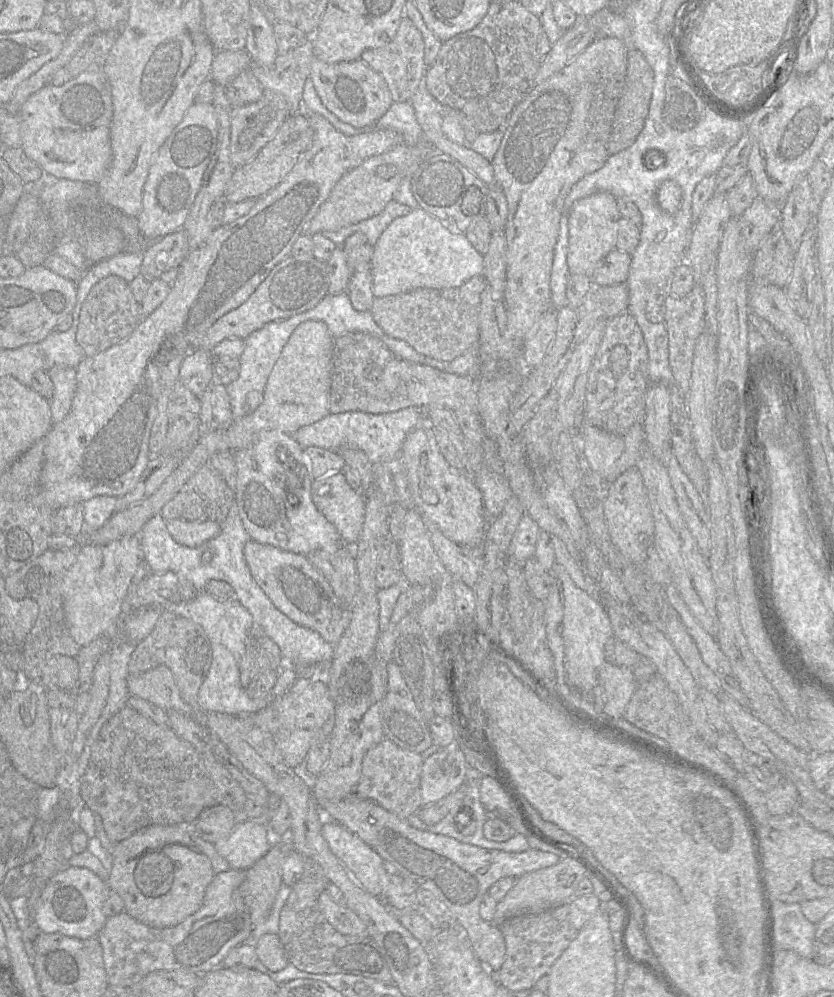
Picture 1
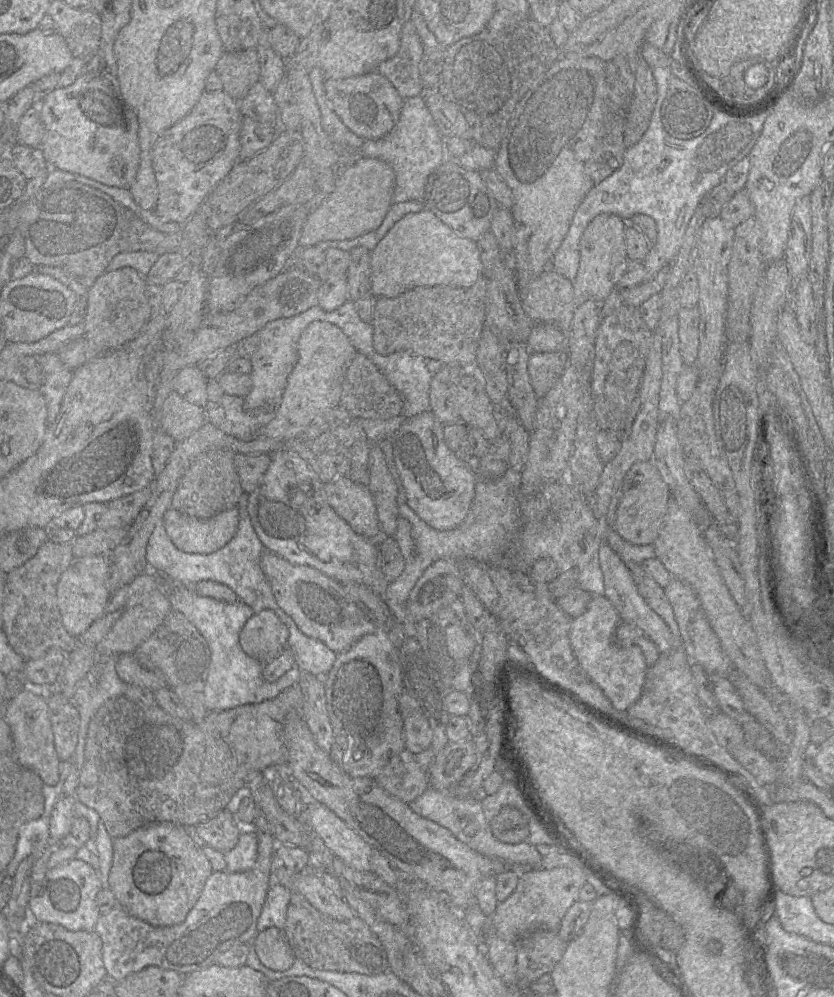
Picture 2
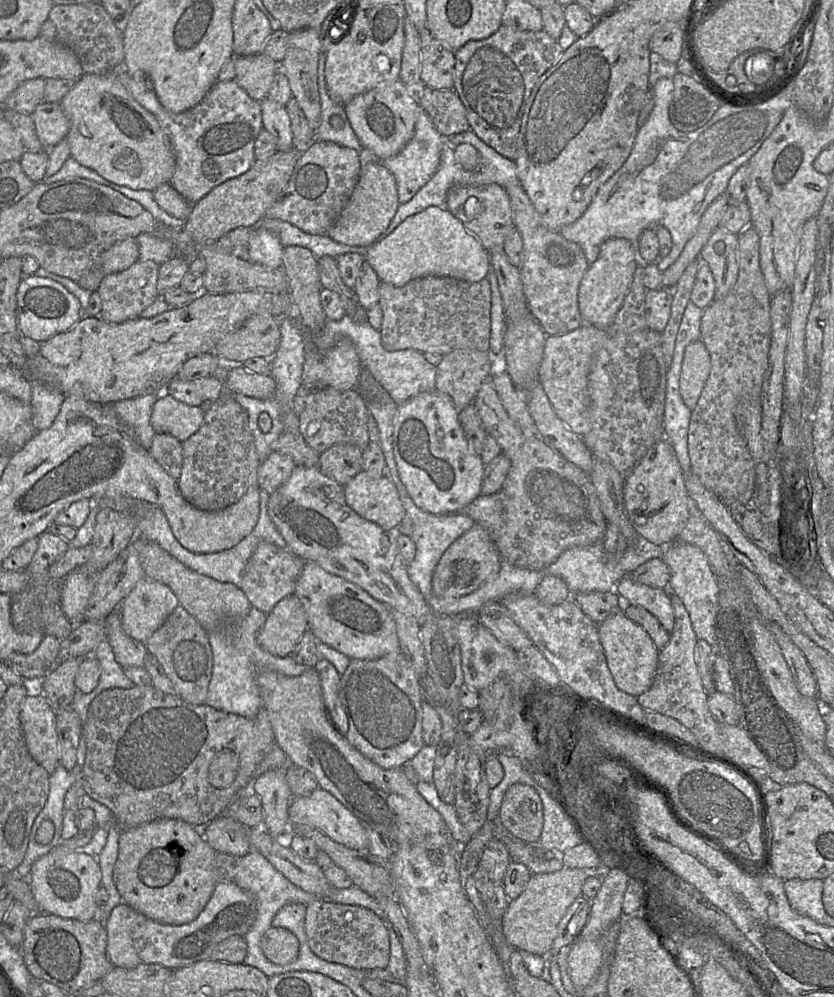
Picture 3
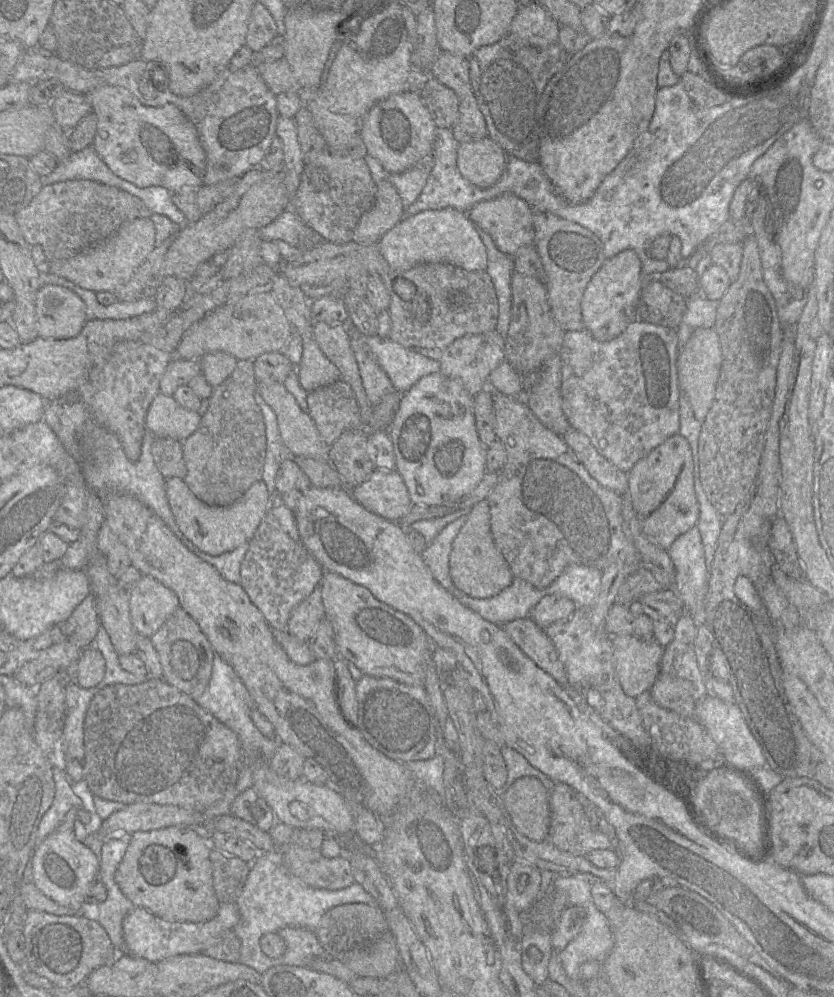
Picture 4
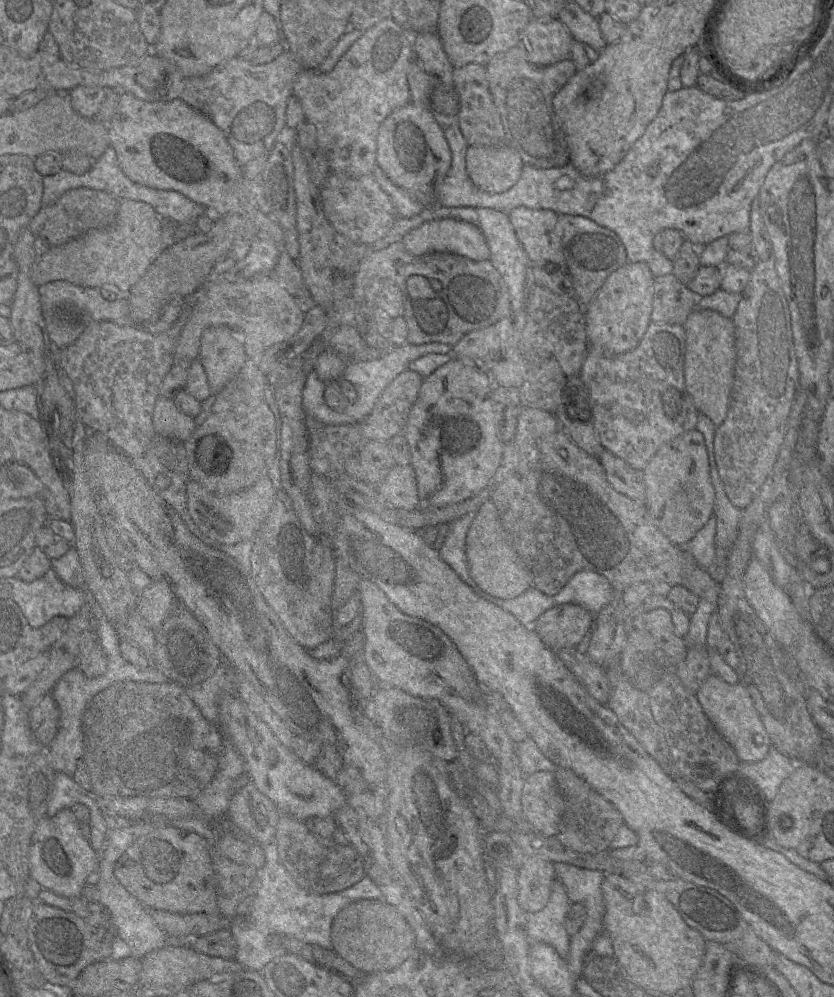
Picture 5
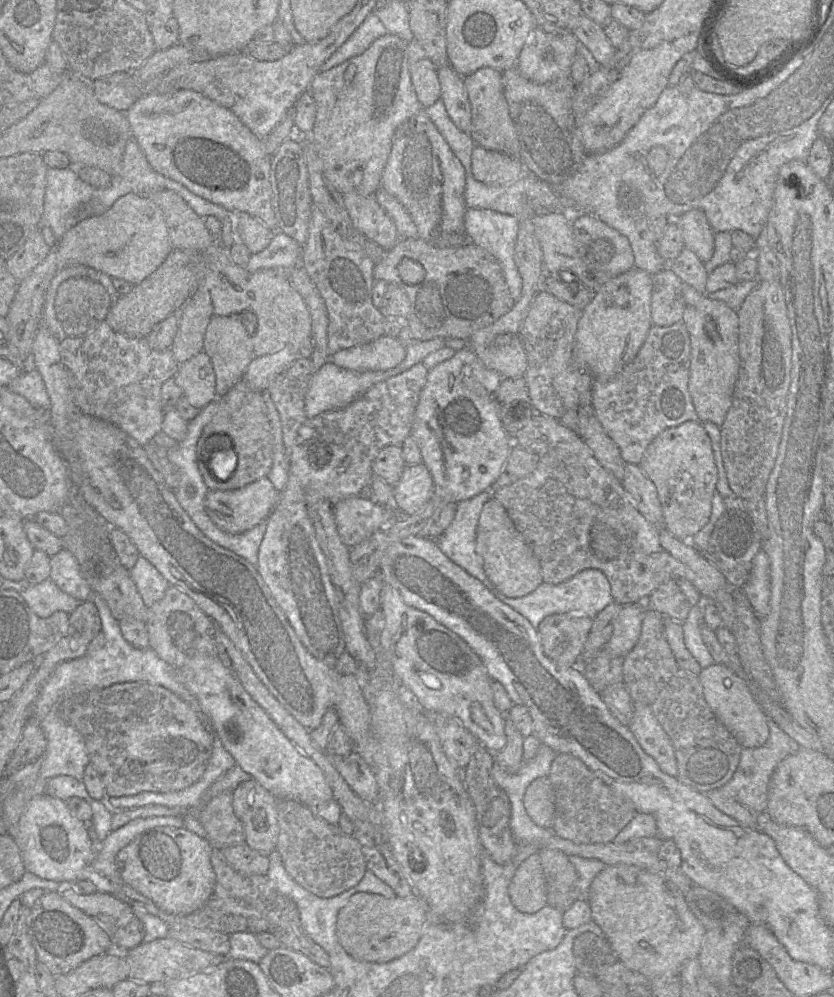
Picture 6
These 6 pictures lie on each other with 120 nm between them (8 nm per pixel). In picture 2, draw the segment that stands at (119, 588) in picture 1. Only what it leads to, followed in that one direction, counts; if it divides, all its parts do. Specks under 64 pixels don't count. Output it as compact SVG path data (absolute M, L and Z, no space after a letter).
M109 554L74 558L63 572L57 585L57 604L62 623L69 634L79 637L103 612L111 597L106 587L111 561Z

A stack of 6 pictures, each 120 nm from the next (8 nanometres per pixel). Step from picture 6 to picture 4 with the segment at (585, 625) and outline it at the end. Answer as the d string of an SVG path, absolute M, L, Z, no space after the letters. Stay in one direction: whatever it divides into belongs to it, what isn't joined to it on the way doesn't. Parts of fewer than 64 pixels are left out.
M545 595L534 606L529 617L544 630L546 627L560 621L568 620L578 606L575 602L561 595Z

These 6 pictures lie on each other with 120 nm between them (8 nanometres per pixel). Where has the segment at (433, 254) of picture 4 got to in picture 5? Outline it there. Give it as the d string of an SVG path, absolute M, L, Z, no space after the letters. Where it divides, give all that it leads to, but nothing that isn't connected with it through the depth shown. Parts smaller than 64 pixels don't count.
M452 218L425 222L408 232L401 242L406 251L416 256L450 252L474 261L489 258L489 248L480 229Z

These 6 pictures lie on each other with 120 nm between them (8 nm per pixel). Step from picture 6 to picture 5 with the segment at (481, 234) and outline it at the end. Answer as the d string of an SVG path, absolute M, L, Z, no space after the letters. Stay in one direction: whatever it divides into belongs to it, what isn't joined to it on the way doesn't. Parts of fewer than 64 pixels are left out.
M425 207L416 216L410 218L398 217L387 235L371 245L372 251L383 249L390 244L392 245L393 243L400 242L408 232L421 226L425 222L444 218L465 221L480 229L489 248L488 259L498 270L507 286L511 303L511 313L523 310L526 304L528 290L529 260L517 238L507 212L496 209L473 207Z

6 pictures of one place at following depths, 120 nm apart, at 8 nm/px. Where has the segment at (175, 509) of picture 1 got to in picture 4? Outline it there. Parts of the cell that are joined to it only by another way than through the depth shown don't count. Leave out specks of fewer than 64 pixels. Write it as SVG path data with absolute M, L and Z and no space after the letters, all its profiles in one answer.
M253 360L238 361L232 374L213 389L208 409L201 417L196 431L181 443L187 468L184 482L192 493L208 506L223 507L234 503L263 477L267 440L263 414L255 400L257 386Z

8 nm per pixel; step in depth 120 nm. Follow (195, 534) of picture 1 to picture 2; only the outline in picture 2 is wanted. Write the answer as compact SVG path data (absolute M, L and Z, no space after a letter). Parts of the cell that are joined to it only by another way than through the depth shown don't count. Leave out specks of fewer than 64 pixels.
M234 507L209 519L198 519L168 508L163 521L177 548L187 553L209 554L223 548L235 536L239 510Z

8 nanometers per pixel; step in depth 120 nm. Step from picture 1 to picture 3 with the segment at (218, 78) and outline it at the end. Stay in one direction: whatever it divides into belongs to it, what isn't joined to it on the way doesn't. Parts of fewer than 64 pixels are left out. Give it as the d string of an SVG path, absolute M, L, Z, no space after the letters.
M261 52L235 57L234 64L236 83L252 99L262 101L267 98L273 78L280 68L279 63Z

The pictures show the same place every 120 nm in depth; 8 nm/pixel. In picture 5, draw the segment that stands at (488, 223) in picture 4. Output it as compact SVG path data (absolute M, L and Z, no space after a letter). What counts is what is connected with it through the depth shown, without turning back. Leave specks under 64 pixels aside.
M524 206L513 208L507 213L530 265L561 269L569 276L560 240L556 235L558 214L551 210Z

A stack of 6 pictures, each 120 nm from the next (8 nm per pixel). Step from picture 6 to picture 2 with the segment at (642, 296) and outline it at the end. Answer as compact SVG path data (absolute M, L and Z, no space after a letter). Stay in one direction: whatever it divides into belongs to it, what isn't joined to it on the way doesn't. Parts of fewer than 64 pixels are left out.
M600 214L596 216L584 230L579 242L579 268L573 280L573 293L577 305L587 300L594 300L601 303L614 289L617 279L621 273L621 265L627 258L625 247L626 221L613 214Z

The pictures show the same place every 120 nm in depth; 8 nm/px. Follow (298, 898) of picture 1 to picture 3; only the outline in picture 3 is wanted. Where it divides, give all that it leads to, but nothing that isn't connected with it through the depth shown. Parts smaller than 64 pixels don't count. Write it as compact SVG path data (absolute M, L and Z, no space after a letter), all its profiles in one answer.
M316 898L306 905L305 933L311 951L325 961L360 970L383 969L388 965L390 939L387 926L367 908Z

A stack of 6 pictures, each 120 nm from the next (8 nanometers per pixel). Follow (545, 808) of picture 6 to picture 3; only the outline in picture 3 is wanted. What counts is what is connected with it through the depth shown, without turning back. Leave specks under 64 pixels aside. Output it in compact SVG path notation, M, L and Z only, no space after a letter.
M515 783L502 800L500 821L515 837L526 843L537 843L544 826L544 809L535 788Z

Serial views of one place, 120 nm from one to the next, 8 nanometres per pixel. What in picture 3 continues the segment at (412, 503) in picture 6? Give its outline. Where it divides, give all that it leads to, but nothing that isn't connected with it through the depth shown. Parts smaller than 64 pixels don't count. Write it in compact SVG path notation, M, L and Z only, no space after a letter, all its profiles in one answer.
M361 471L344 485L344 494L352 510L386 531L406 516L397 488L387 475L376 478Z

